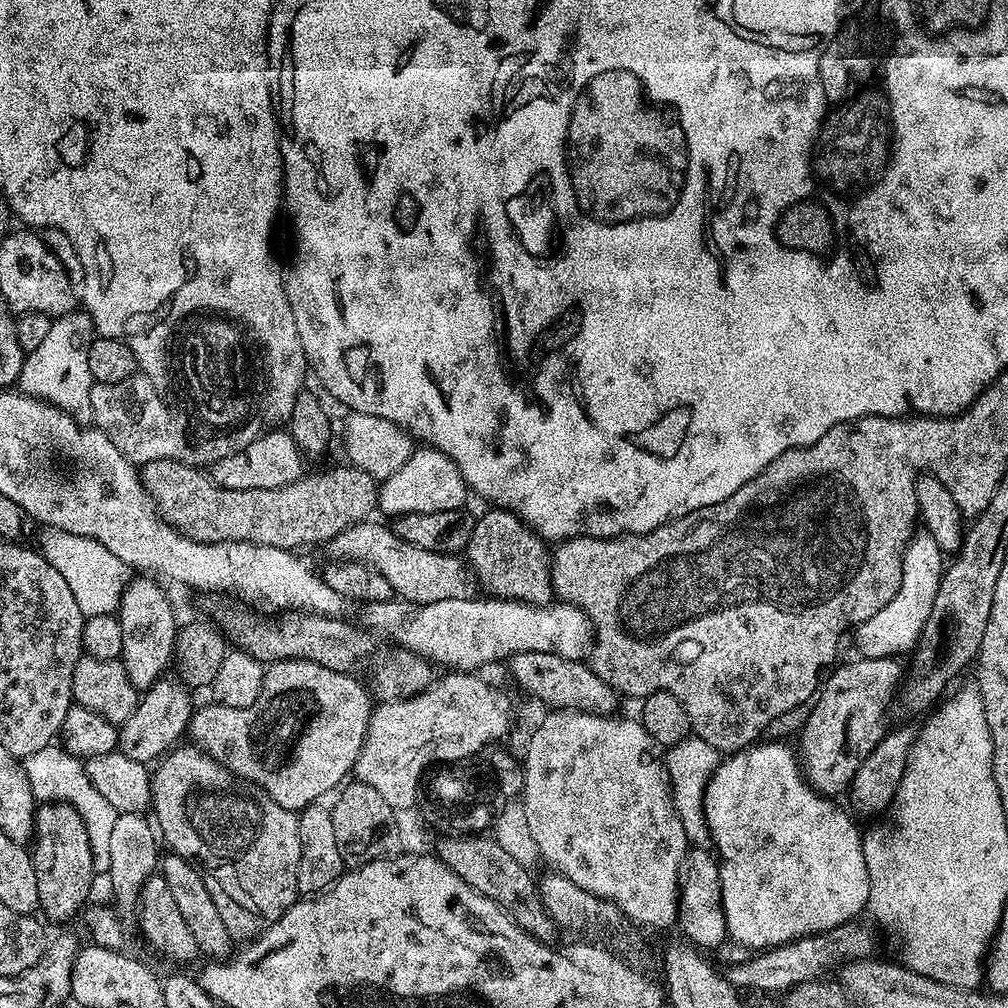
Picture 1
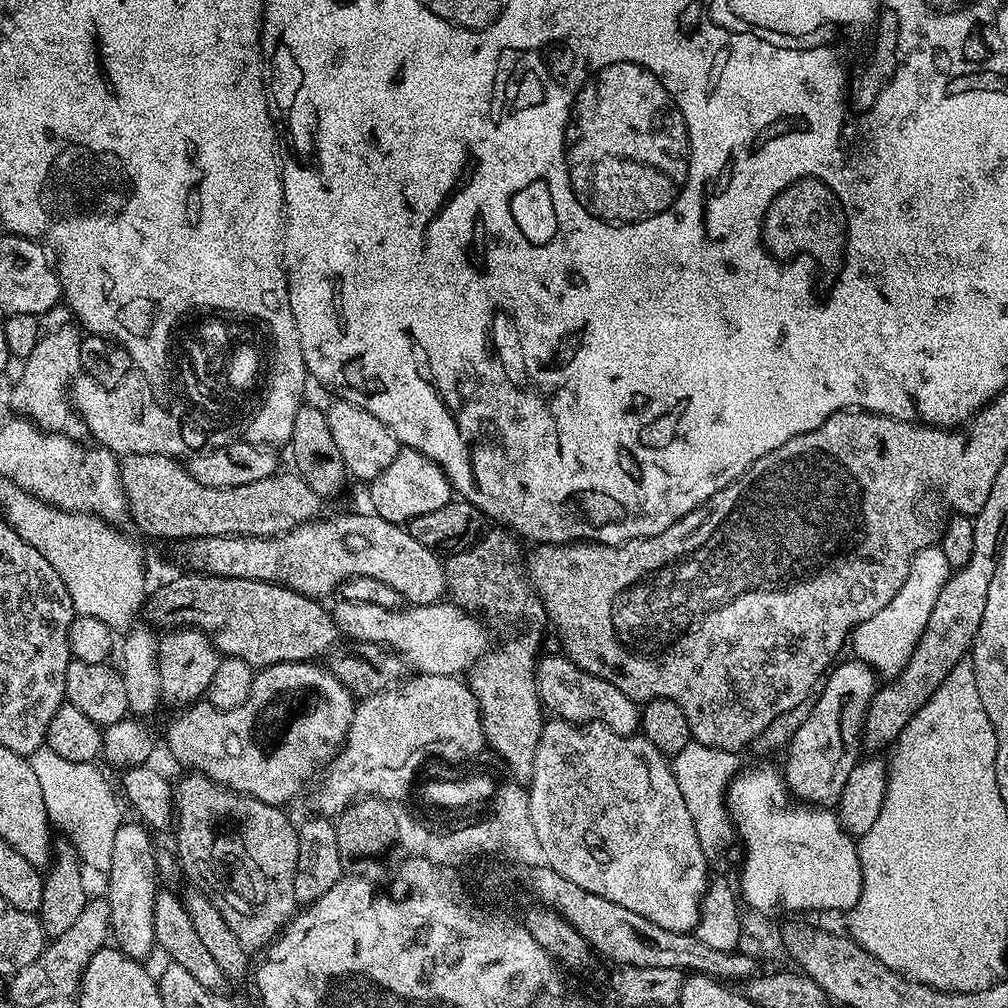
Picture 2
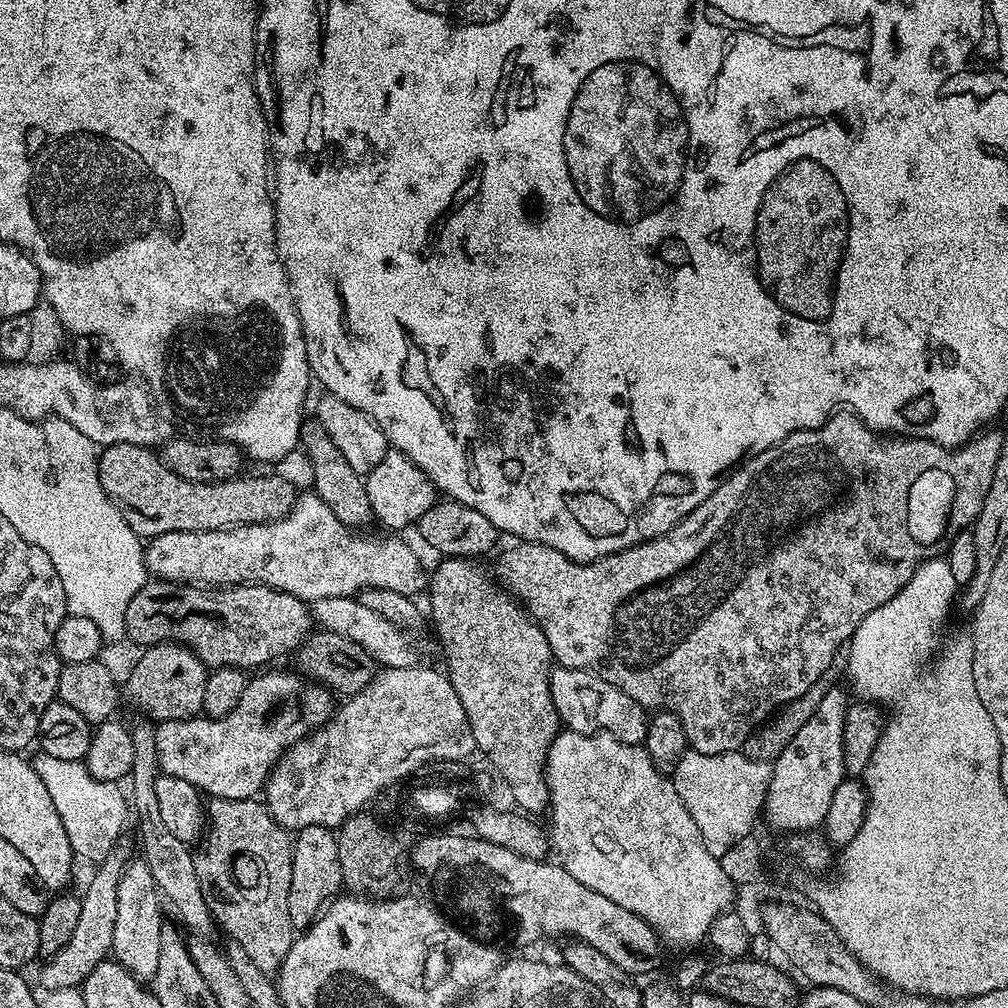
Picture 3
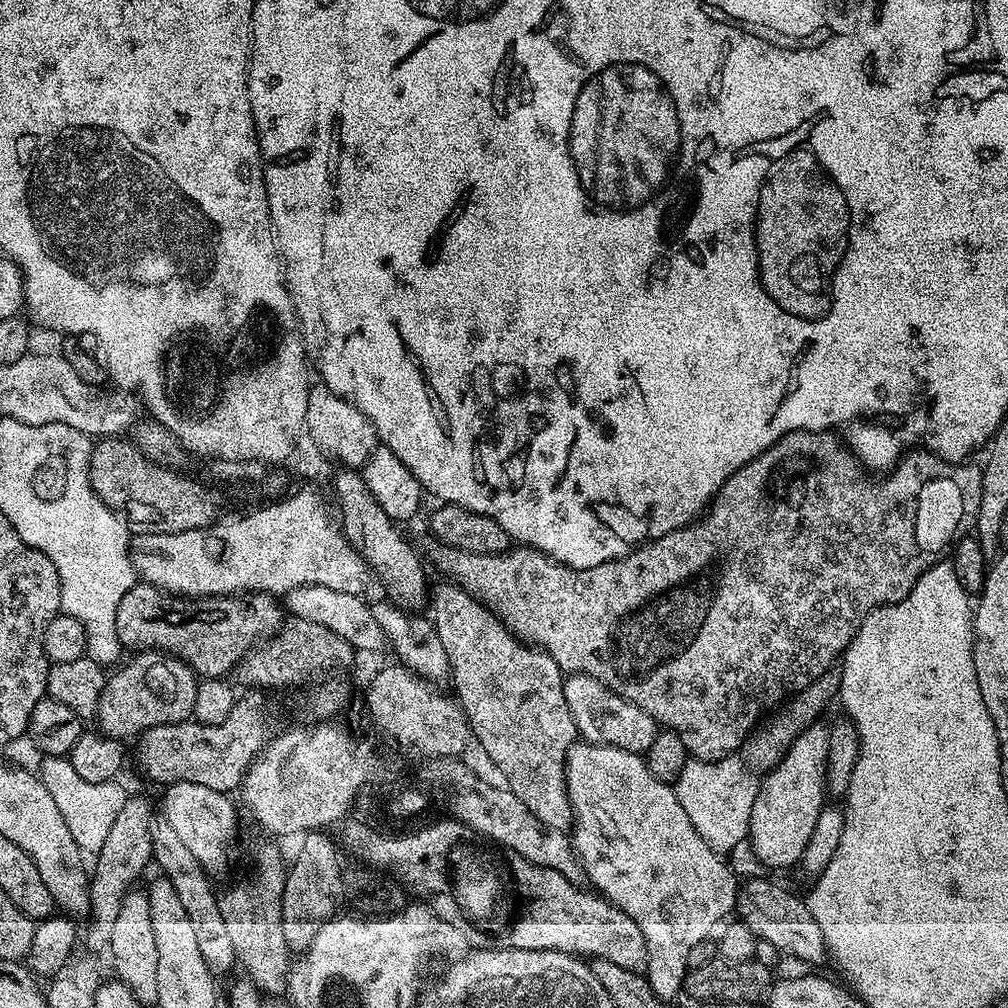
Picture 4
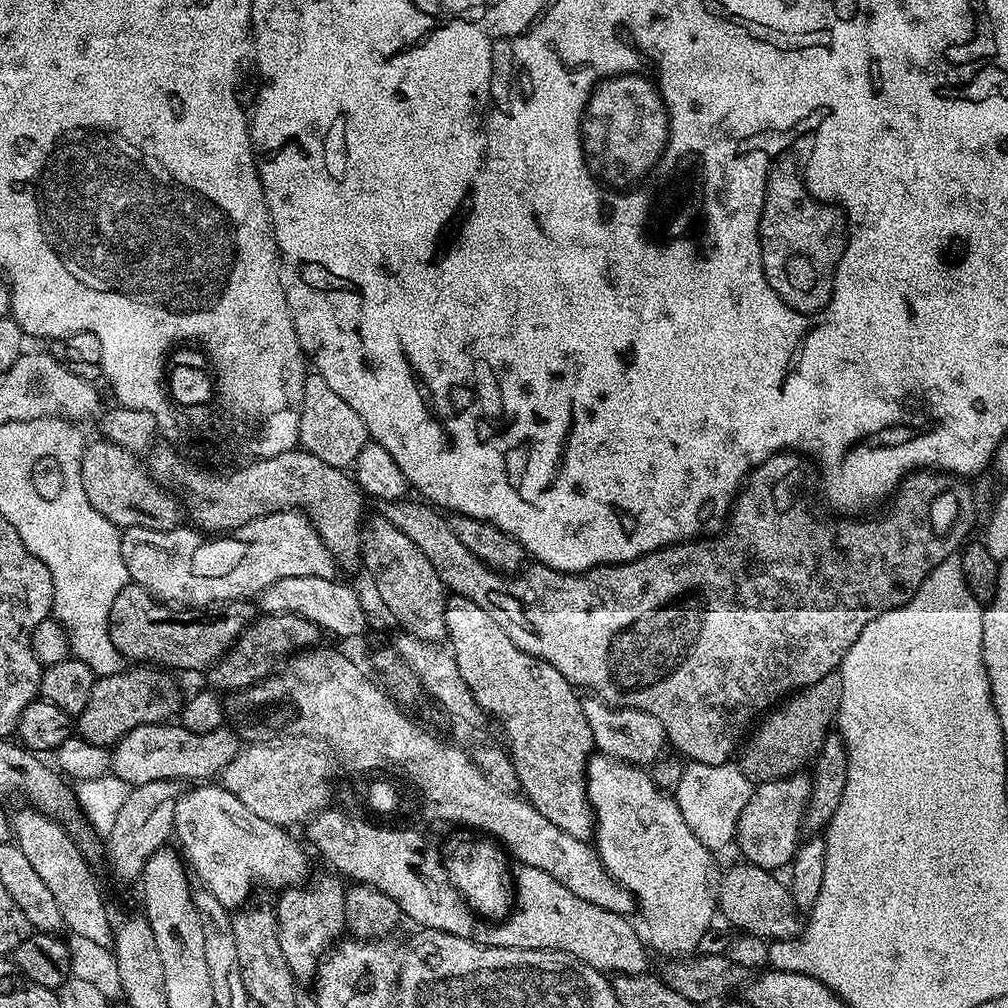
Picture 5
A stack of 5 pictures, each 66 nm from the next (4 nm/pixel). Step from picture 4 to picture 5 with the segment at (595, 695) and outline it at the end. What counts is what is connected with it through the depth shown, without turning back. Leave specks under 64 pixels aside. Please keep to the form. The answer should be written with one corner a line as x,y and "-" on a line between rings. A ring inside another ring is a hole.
589,695
587,699
582,703
582,714
586,714
586,723
590,726
597,753
637,766
651,766
655,760
665,755
668,735
654,714
646,714
646,710
616,708
594,695

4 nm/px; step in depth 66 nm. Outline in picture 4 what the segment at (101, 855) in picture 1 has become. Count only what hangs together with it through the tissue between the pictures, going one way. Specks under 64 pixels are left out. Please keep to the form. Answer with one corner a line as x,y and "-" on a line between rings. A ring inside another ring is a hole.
47,756
42,760
42,770
39,769
39,776
44,784
48,785
50,794
62,810
62,818
66,818
66,826
70,826
70,834
74,834
74,842
78,842
81,852
85,854
95,854
99,852
102,842
106,842
106,834
110,834
110,826
114,826
114,818
118,818
118,810
122,810
126,799
126,793
119,788
119,783
109,782
99,785
98,790
84,790
77,796
67,796
60,792
56,784
81,785
83,781
78,777
78,772
74,770
71,759
60,756

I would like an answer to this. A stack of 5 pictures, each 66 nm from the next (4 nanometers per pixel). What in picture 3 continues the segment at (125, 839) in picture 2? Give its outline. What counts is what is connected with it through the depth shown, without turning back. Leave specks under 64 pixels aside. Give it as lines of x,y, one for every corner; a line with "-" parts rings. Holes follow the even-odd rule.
143,858
129,859
124,865
124,873
118,882
118,915
114,921
114,942
111,955
141,982
153,980
158,970
158,950
162,950
162,930
165,925
162,919
160,920
160,904
162,905
162,897
154,882
154,874
150,874
150,866
146,866

